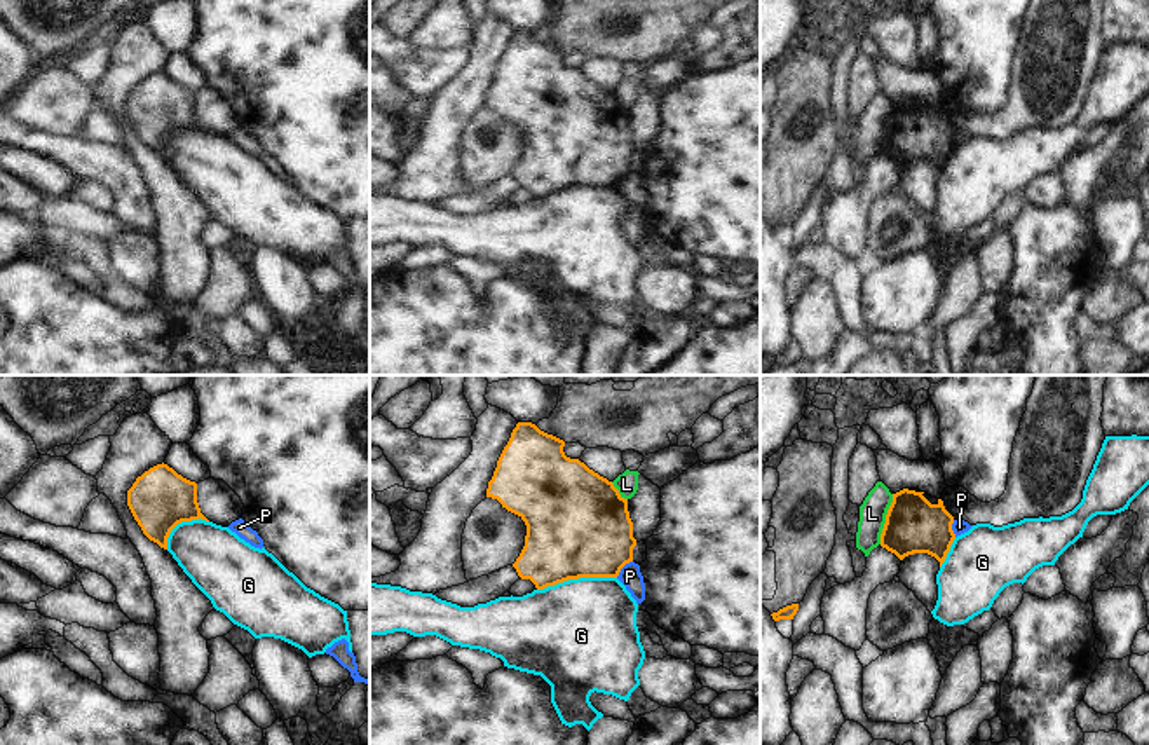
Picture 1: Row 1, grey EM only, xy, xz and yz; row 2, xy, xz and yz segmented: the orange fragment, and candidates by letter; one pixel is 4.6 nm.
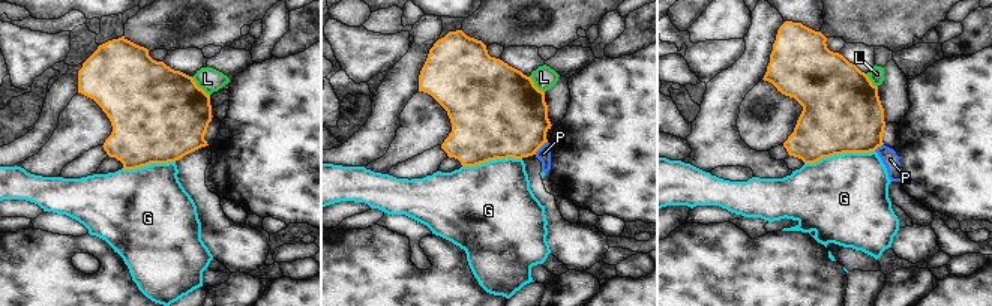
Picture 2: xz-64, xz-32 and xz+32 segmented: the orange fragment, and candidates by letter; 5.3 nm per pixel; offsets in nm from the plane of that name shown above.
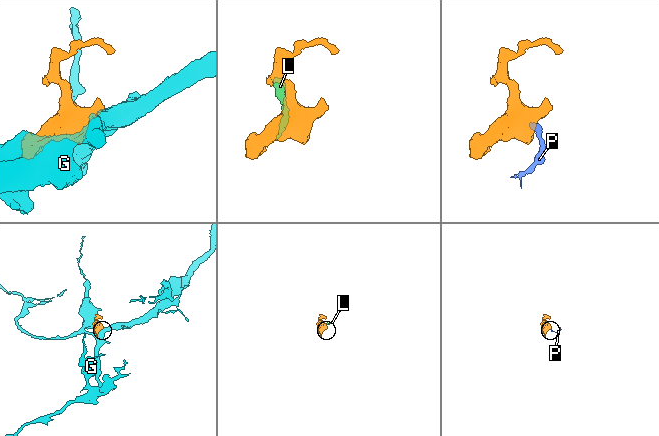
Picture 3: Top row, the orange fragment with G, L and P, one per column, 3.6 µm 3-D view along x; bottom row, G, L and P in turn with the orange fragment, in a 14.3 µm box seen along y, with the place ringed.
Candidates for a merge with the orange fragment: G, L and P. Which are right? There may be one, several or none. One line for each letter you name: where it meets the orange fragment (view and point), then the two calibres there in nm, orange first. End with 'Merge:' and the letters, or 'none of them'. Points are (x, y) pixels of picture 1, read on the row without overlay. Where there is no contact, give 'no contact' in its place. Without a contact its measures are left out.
Merge: none of them

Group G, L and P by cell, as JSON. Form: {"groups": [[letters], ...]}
{"groups": [["G"], ["L"], ["P"]]}

